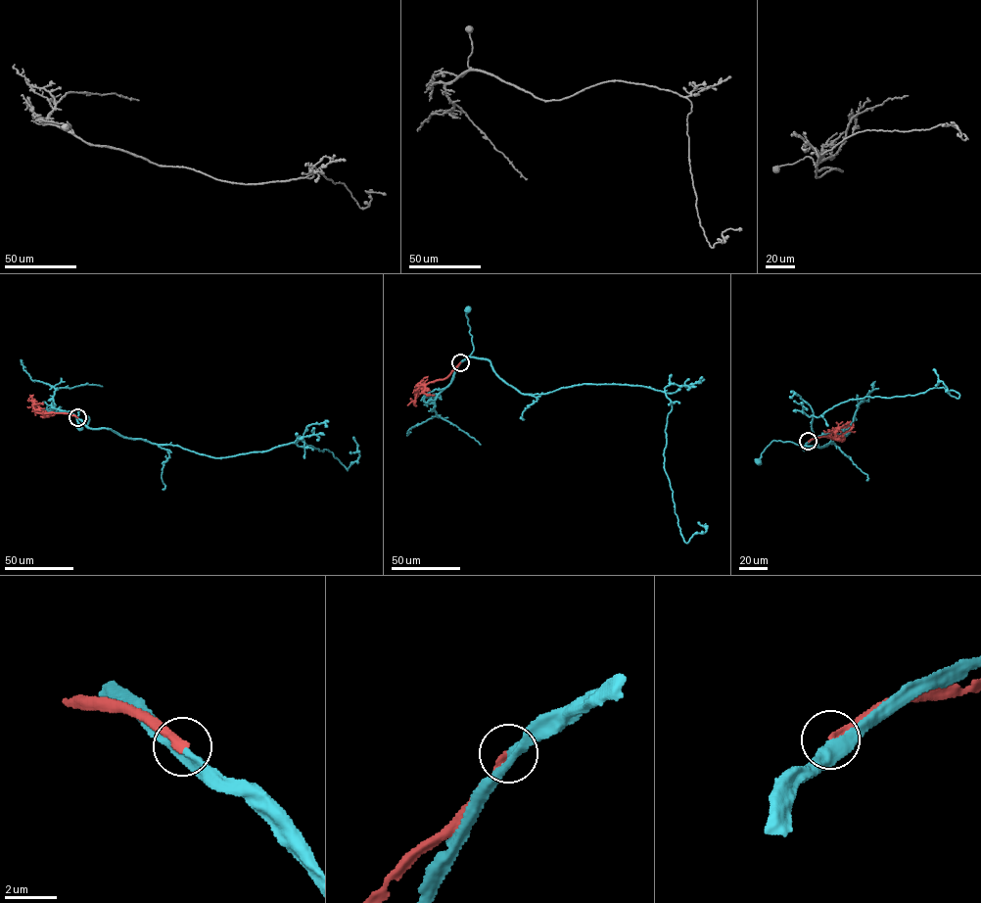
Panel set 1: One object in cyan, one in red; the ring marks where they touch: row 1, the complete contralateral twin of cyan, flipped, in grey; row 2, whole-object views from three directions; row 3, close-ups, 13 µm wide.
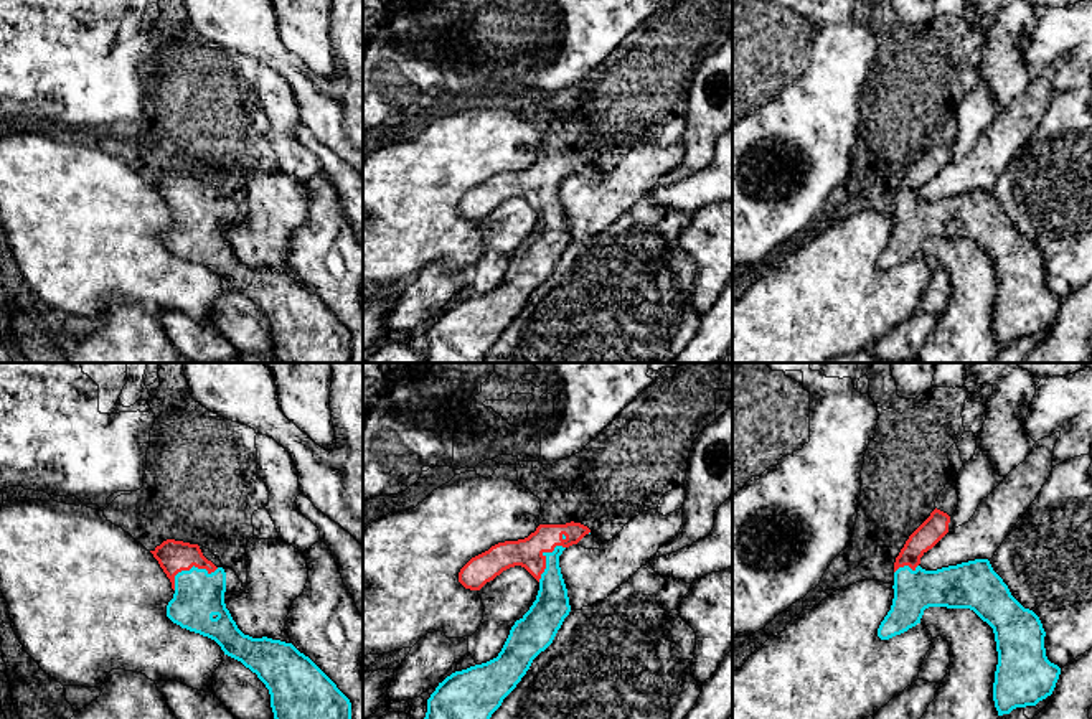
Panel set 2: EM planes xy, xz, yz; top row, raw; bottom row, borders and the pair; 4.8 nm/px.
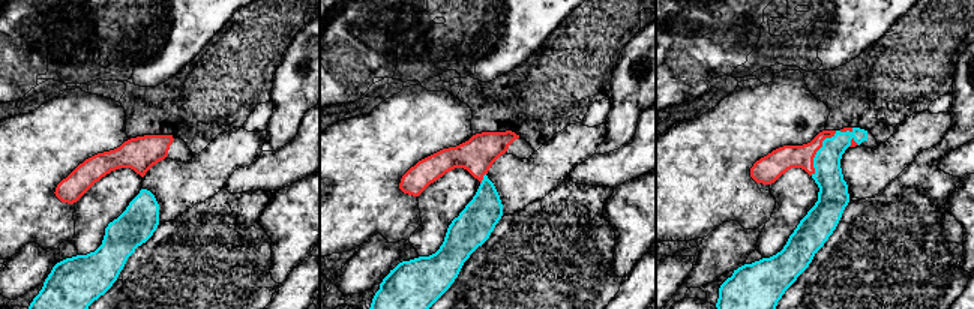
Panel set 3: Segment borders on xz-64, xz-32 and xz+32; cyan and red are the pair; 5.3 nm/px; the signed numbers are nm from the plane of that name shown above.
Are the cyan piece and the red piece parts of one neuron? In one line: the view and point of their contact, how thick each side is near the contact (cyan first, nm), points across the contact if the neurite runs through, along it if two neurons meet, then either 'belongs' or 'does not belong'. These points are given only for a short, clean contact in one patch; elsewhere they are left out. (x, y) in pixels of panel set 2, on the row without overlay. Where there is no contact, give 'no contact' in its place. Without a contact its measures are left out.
meets cyan in xy at (192, 198); 240 nm thick on the cyan side, 160 nm on the other; belongs

